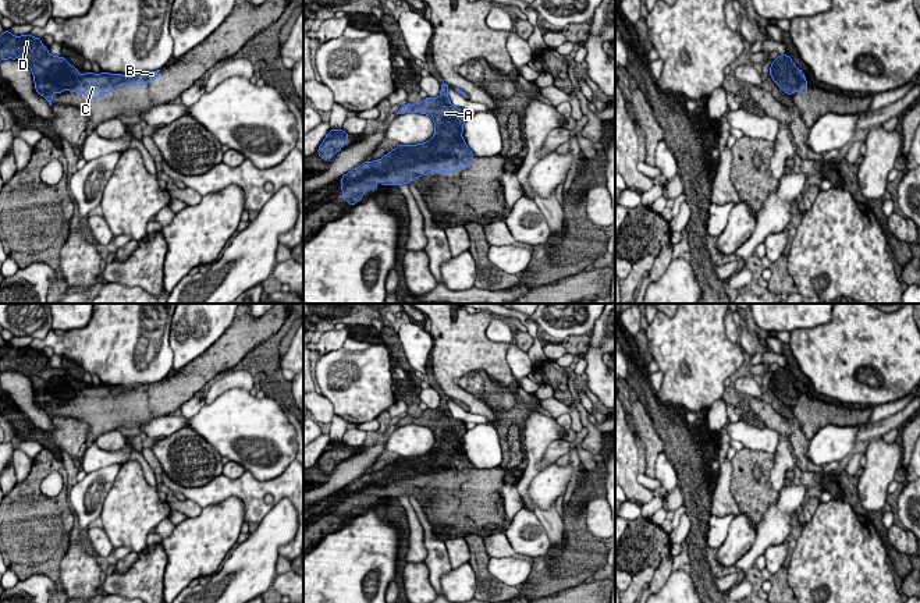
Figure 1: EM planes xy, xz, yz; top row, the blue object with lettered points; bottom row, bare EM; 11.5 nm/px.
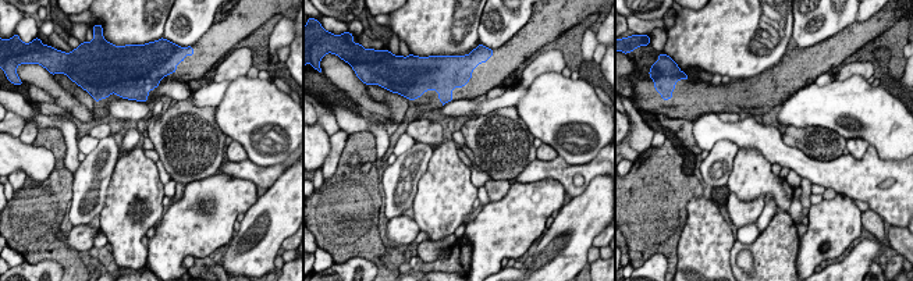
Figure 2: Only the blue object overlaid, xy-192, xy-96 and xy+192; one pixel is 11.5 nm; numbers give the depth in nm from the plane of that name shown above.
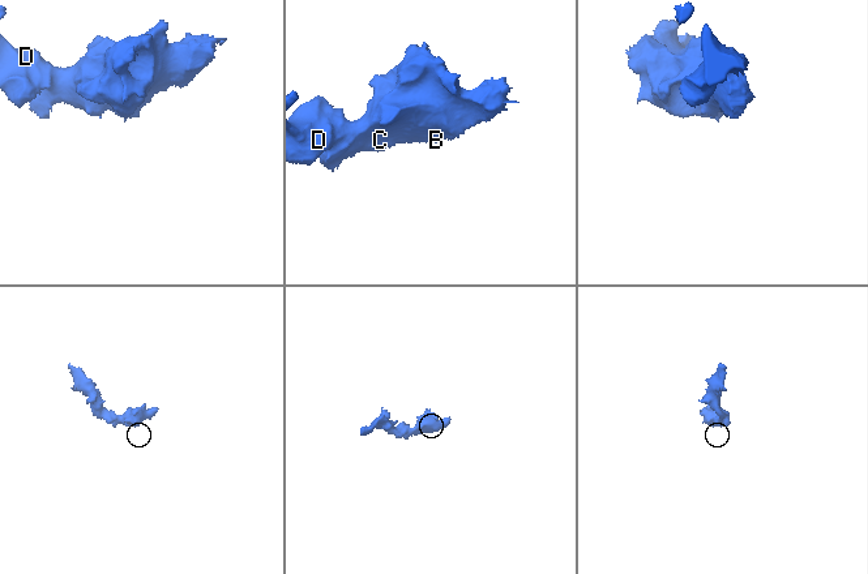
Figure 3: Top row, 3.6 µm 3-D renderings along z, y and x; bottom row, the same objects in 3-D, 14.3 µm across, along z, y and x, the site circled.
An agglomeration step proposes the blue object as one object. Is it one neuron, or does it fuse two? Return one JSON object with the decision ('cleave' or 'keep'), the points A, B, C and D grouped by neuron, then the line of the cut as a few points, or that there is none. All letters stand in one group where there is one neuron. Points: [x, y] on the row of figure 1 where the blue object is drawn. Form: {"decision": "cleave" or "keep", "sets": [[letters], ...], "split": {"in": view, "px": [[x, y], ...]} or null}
{"decision": "cleave", "sets": [["A", "B", "C"], ["D"]], "split": {"in": "xy", "px": [[70, 66], [77, 78], [71, 88], [63, 89]]}}

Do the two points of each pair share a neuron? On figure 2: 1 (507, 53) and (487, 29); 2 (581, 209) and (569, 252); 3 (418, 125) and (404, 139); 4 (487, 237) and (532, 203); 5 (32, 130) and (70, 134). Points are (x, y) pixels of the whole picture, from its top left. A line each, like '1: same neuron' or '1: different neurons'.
1: different neurons
2: same neuron
3: different neurons
4: same neuron
5: different neurons

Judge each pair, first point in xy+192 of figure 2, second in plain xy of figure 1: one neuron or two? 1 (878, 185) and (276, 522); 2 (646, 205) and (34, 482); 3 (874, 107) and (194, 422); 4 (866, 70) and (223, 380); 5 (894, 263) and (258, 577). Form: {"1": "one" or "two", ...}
{"1": "two", "2": "one", "3": "one", "4": "one", "5": "two"}

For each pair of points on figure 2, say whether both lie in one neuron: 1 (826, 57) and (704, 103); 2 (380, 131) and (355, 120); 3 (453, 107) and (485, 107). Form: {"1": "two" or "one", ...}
{"1": "one", "2": "one", "3": "one"}

